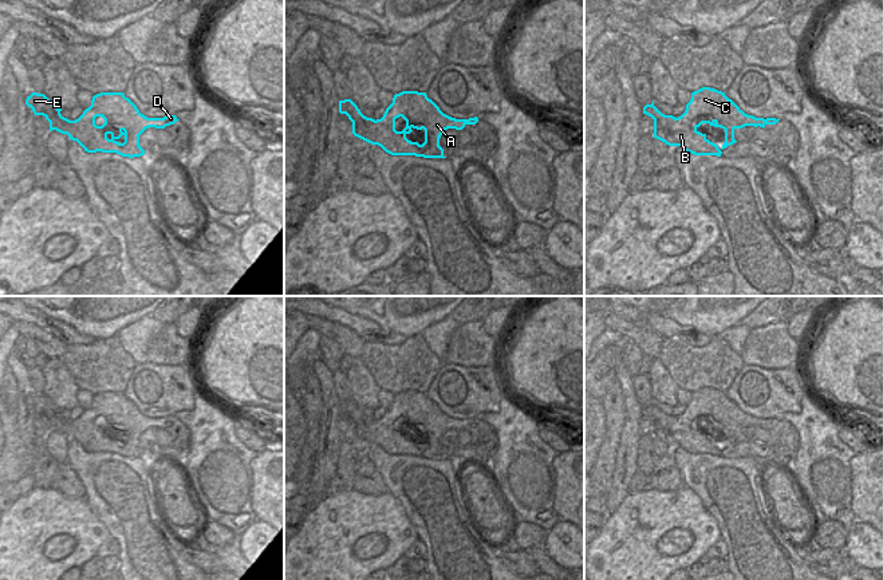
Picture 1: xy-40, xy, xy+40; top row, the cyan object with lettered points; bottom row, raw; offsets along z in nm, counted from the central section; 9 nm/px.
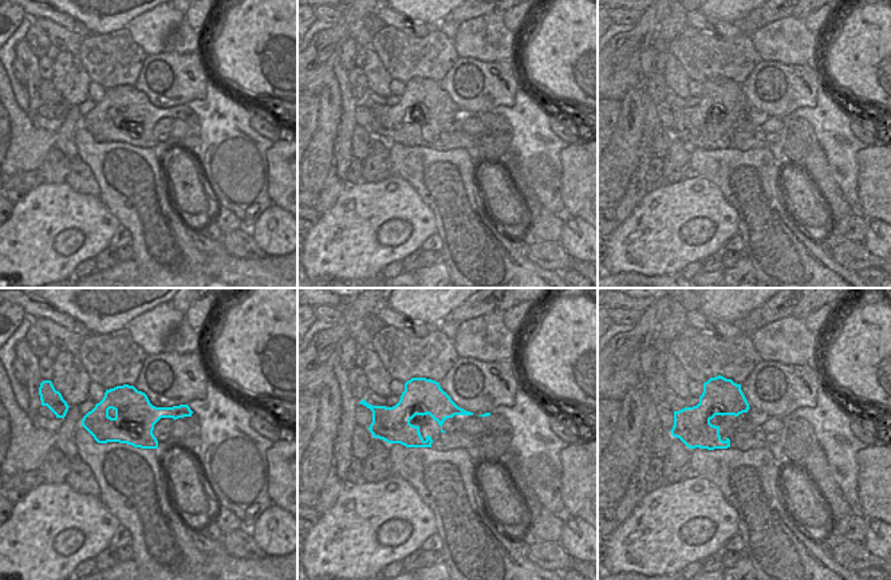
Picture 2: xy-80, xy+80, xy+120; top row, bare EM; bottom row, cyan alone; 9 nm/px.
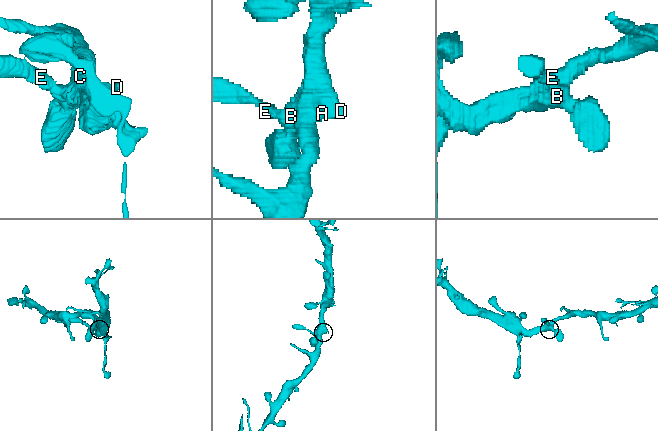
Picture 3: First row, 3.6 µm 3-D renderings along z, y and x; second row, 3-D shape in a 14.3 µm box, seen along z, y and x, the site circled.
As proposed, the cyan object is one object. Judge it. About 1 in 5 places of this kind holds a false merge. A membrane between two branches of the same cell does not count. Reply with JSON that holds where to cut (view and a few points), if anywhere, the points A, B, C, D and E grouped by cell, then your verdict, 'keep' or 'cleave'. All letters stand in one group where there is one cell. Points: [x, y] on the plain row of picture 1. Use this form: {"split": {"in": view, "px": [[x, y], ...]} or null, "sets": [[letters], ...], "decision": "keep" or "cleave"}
{"split": null, "sets": [["A", "B", "C", "D", "E"]], "decision": "keep"}

